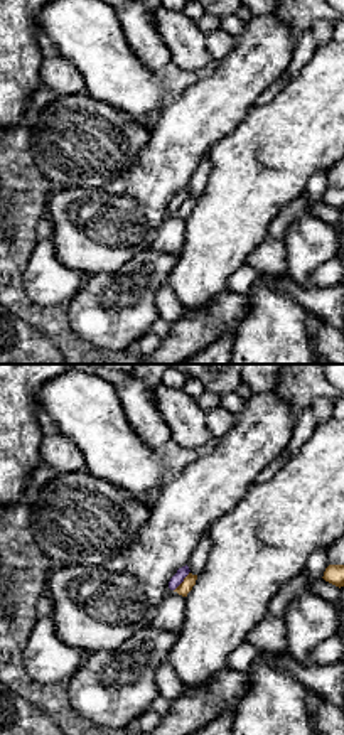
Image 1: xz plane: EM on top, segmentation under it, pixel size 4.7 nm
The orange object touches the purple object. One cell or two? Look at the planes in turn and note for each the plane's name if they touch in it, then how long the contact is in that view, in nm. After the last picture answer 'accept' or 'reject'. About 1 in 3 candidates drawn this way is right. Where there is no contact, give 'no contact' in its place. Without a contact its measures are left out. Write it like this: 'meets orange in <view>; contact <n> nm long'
meets orange in xz; contact 120 nm long

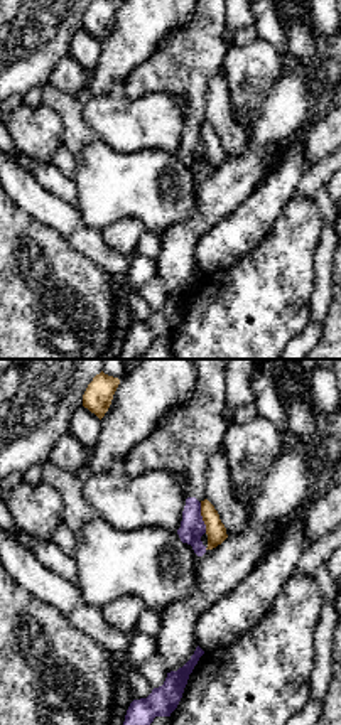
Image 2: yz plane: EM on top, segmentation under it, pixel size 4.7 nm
meets orange in yz; contact 150 nm long

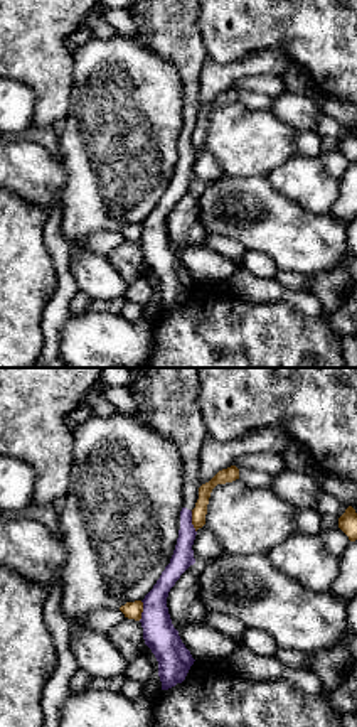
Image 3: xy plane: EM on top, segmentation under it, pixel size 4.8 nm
meets orange in xy; contact 110 nm long

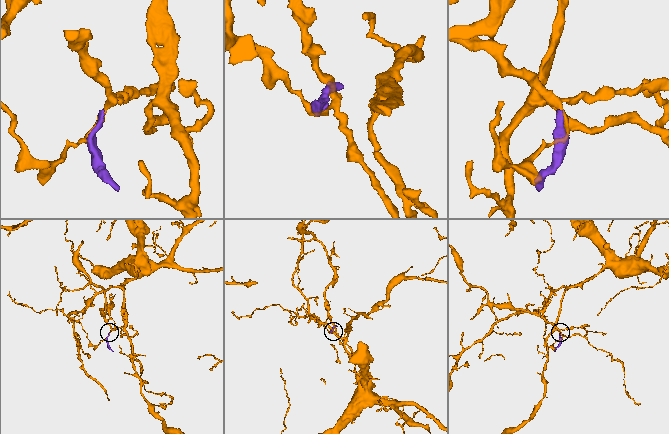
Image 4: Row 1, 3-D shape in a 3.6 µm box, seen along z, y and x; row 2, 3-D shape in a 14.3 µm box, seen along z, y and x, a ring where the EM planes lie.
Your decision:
reject

